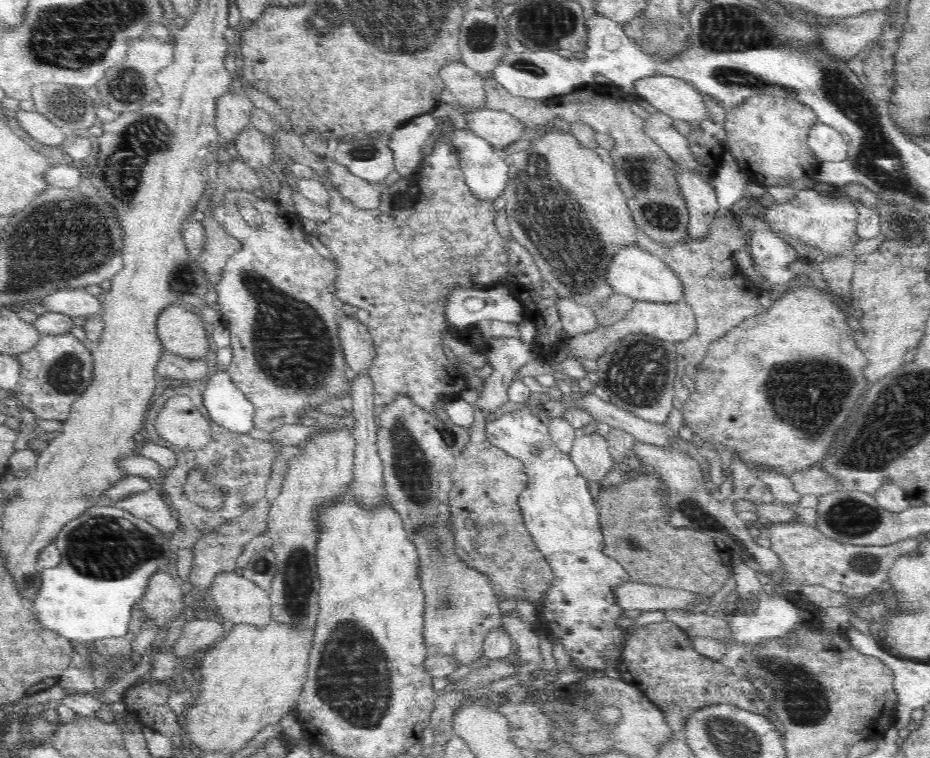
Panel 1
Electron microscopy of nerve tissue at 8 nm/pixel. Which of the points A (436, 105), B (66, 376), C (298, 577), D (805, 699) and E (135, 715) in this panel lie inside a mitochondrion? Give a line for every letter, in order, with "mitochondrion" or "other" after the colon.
A: other
B: mitochondrion
C: mitochondrion
D: mitochondrion
E: other

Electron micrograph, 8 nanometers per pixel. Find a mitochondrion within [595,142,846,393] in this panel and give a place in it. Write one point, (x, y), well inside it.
(640, 171)

